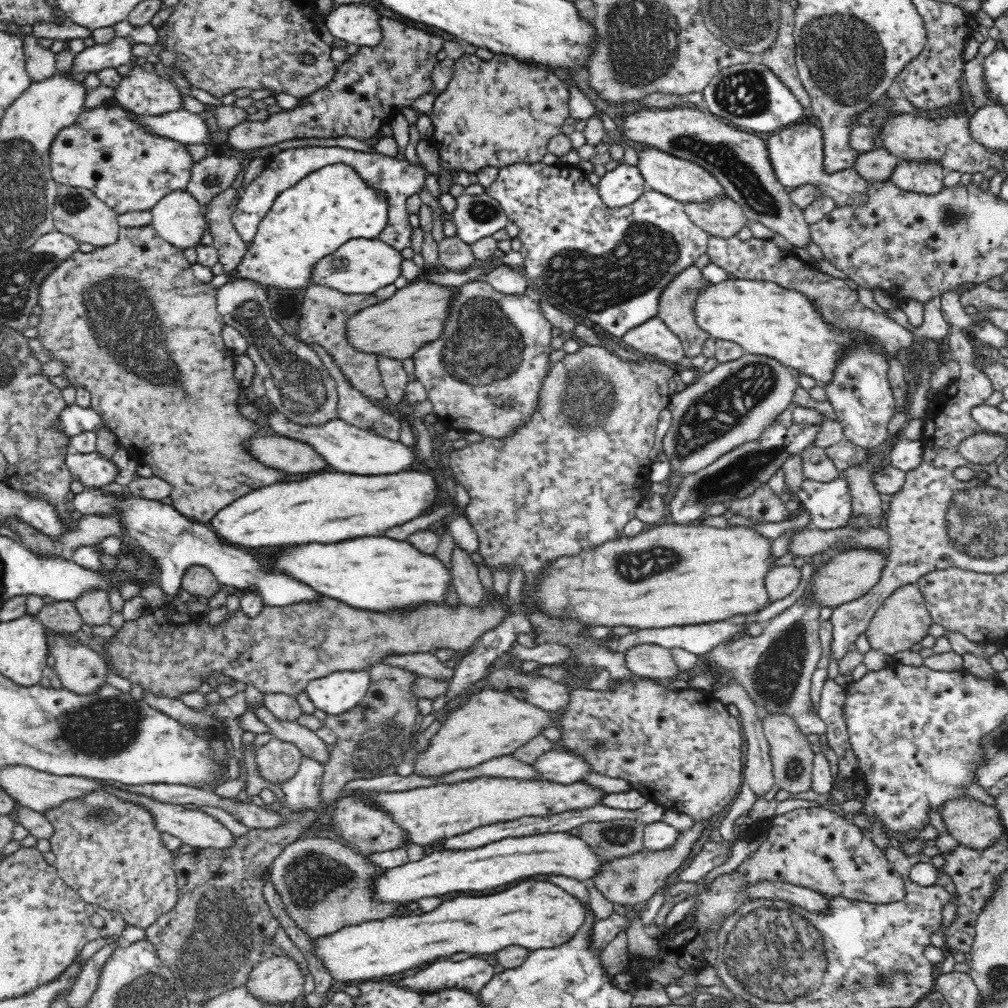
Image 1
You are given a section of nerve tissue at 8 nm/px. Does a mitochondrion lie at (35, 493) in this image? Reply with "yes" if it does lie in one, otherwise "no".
no

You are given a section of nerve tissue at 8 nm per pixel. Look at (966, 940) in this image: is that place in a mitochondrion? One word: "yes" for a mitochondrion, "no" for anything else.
no

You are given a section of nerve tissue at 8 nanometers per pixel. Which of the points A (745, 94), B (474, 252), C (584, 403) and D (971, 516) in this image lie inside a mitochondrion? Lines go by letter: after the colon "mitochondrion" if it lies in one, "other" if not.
A: mitochondrion
B: other
C: mitochondrion
D: mitochondrion

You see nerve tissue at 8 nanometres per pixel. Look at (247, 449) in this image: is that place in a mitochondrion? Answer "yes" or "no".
no

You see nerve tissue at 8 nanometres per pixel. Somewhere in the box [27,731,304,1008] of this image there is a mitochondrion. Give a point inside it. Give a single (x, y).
(213, 951)

